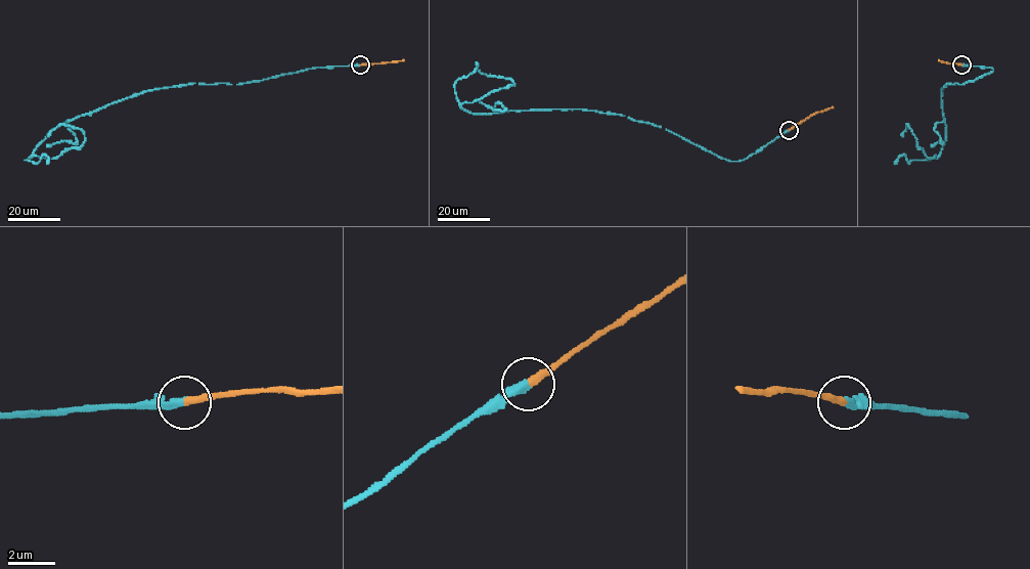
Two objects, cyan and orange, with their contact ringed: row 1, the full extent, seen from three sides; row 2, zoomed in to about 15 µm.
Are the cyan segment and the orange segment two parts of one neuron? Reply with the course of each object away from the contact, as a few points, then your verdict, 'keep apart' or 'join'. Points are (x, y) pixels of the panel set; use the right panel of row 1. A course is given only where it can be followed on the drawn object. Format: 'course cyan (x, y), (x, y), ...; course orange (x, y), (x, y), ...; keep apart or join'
course cyan (961, 64), (993, 70), (941, 89), (946, 126), (939, 157), (928, 158), (907, 124), (902, 136); course orange (961, 64), (939, 60); join

